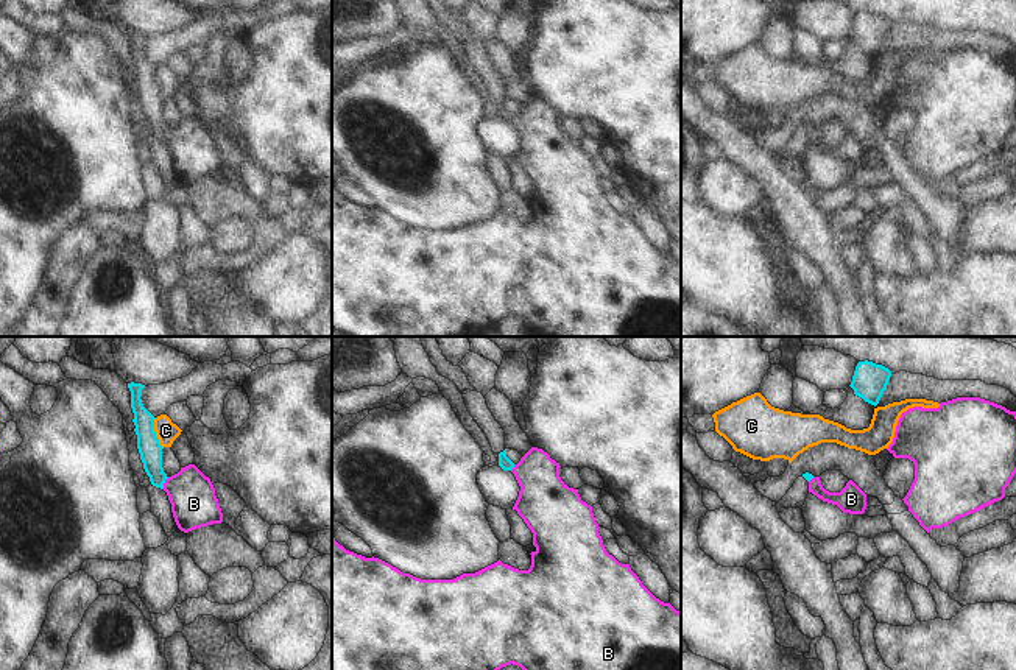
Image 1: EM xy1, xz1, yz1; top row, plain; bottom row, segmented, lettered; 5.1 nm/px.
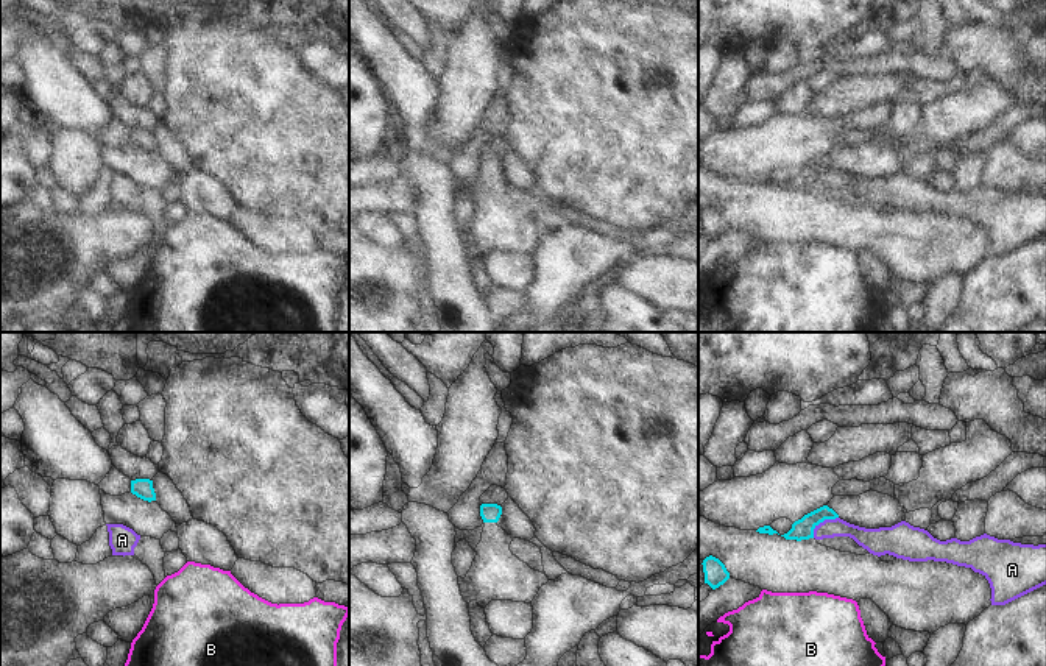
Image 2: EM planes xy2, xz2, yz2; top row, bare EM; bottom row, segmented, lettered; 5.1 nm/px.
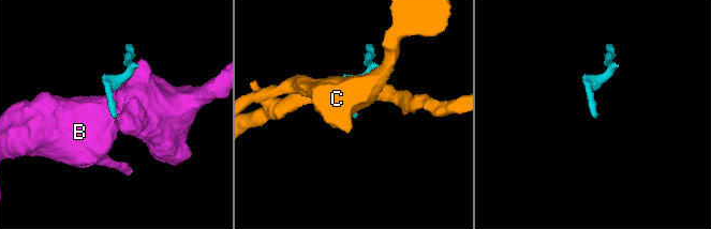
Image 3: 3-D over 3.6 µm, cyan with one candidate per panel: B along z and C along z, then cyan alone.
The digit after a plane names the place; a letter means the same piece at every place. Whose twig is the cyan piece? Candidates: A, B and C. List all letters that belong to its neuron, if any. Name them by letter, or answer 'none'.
none

